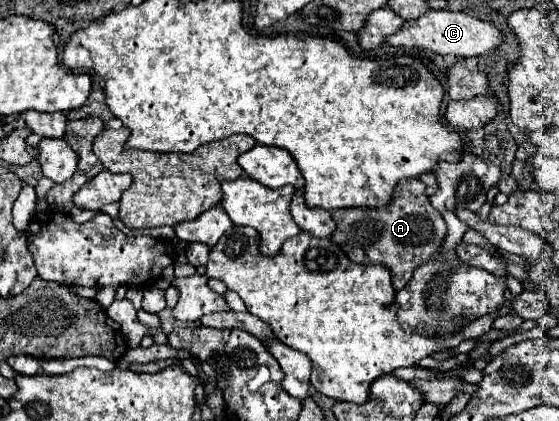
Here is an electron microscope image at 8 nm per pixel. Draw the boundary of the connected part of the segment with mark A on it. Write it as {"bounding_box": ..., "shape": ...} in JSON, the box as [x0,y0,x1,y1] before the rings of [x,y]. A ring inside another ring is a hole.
{"bounding_box":[329,179,447,291],"shape":[[[405,179],[397,183],[393,191],[393,201],[379,209],[349,207],[349,209],[335,209],[331,215],[337,223],[337,229],[329,239],[343,249],[349,261],[357,265],[387,267],[391,271],[391,283],[395,291],[401,291],[409,283],[415,267],[425,263],[425,259],[433,259],[441,251],[447,233],[447,225],[441,213],[431,207],[429,197],[425,195],[425,185],[419,179]]]}

